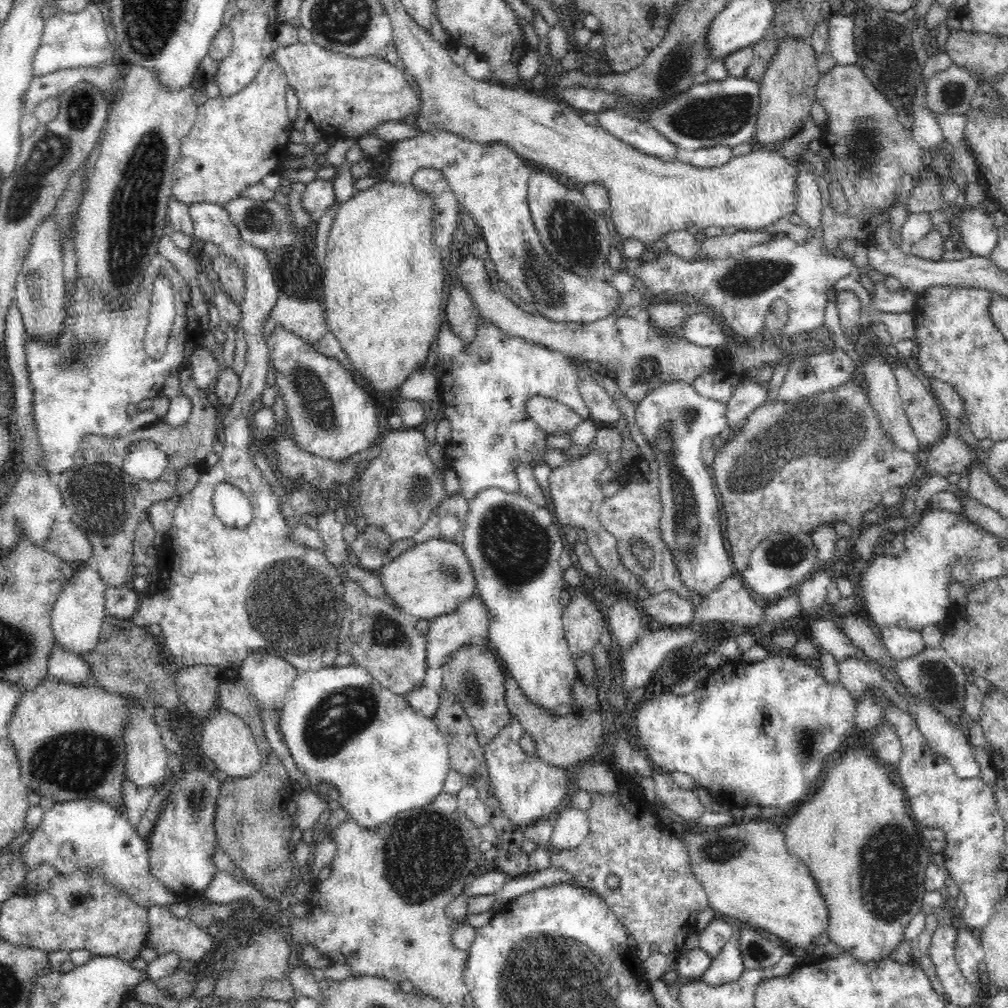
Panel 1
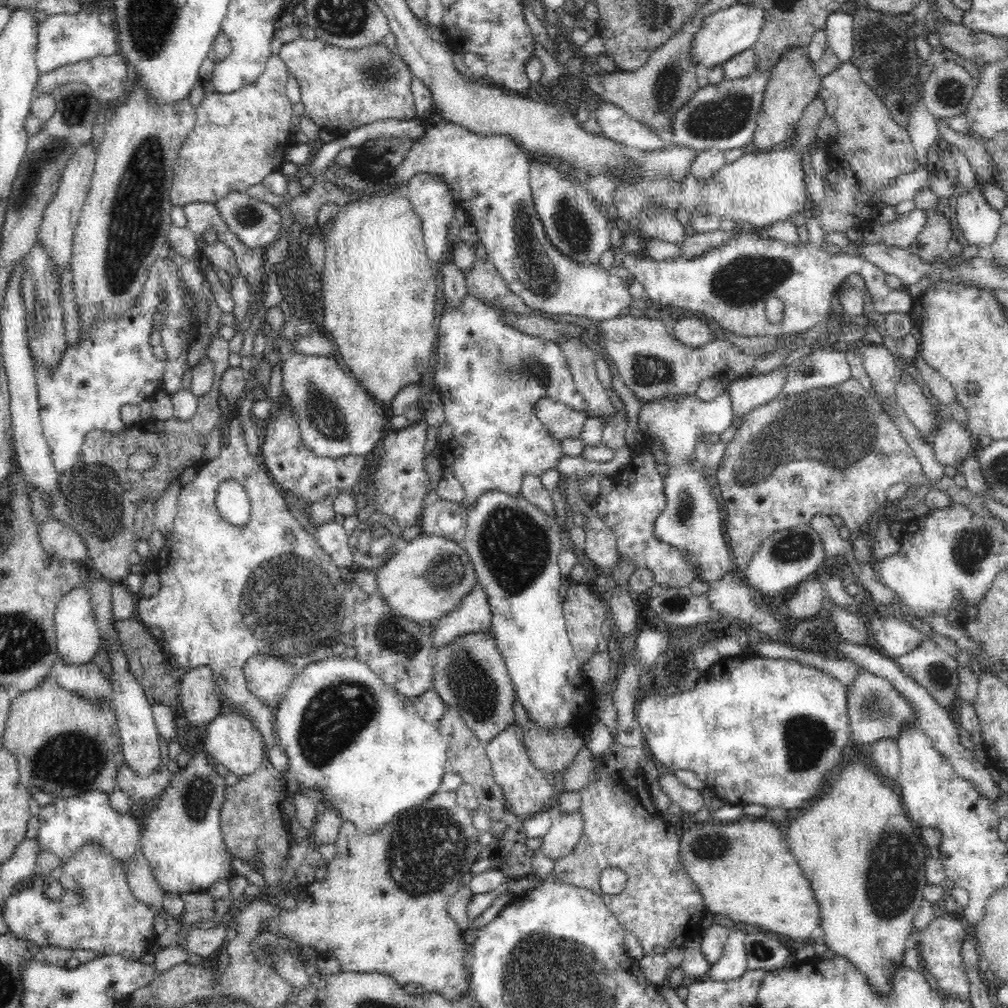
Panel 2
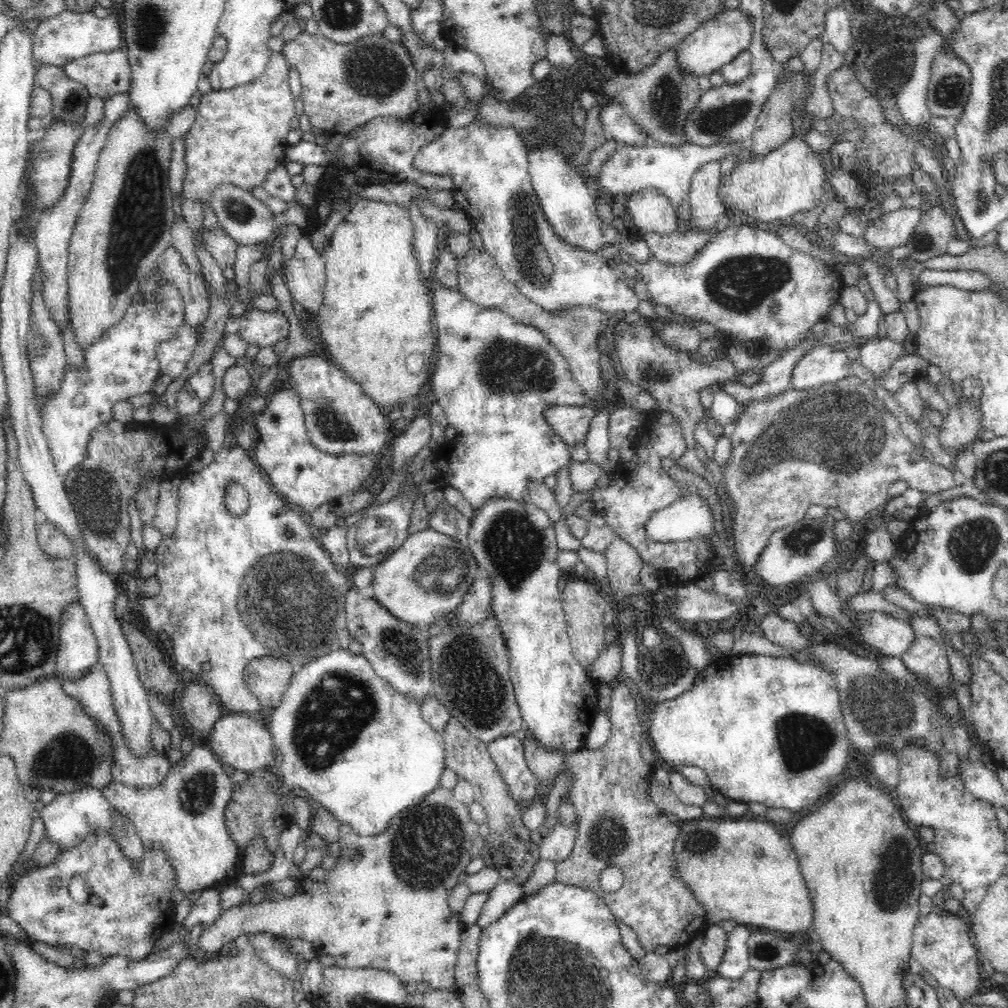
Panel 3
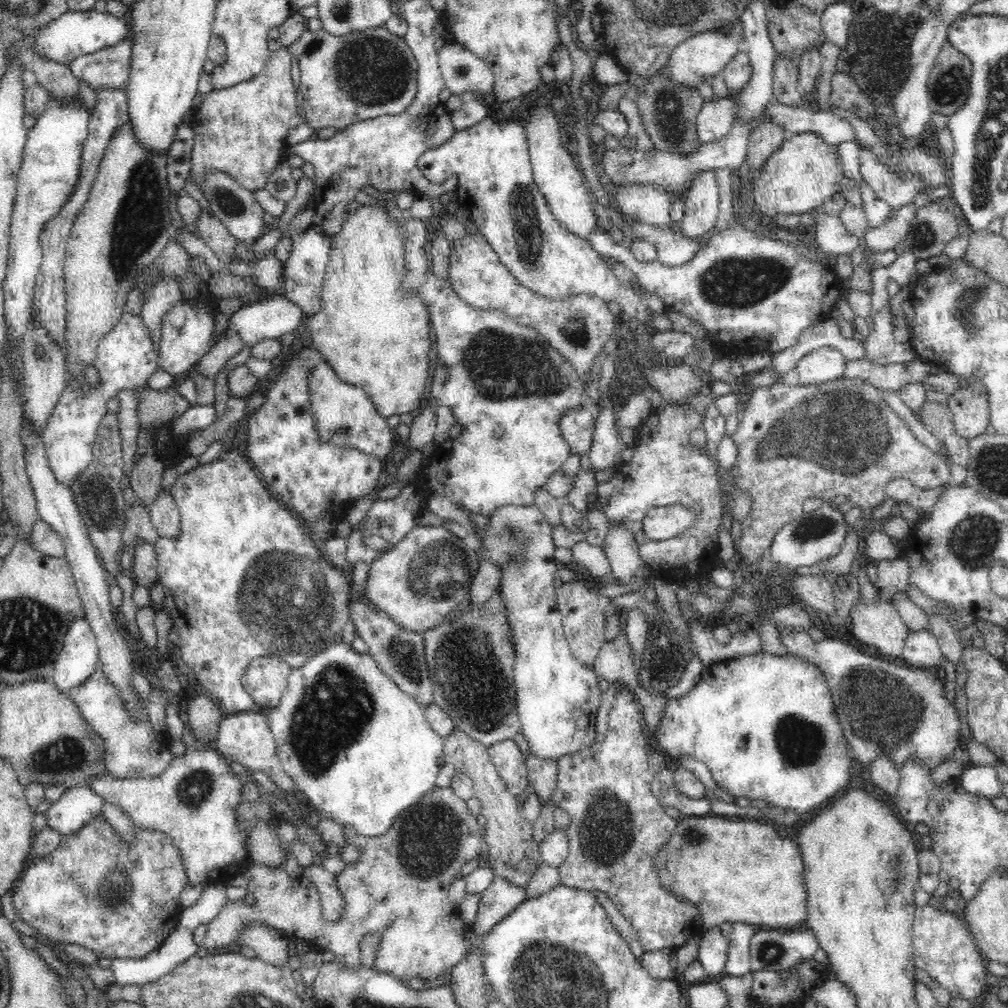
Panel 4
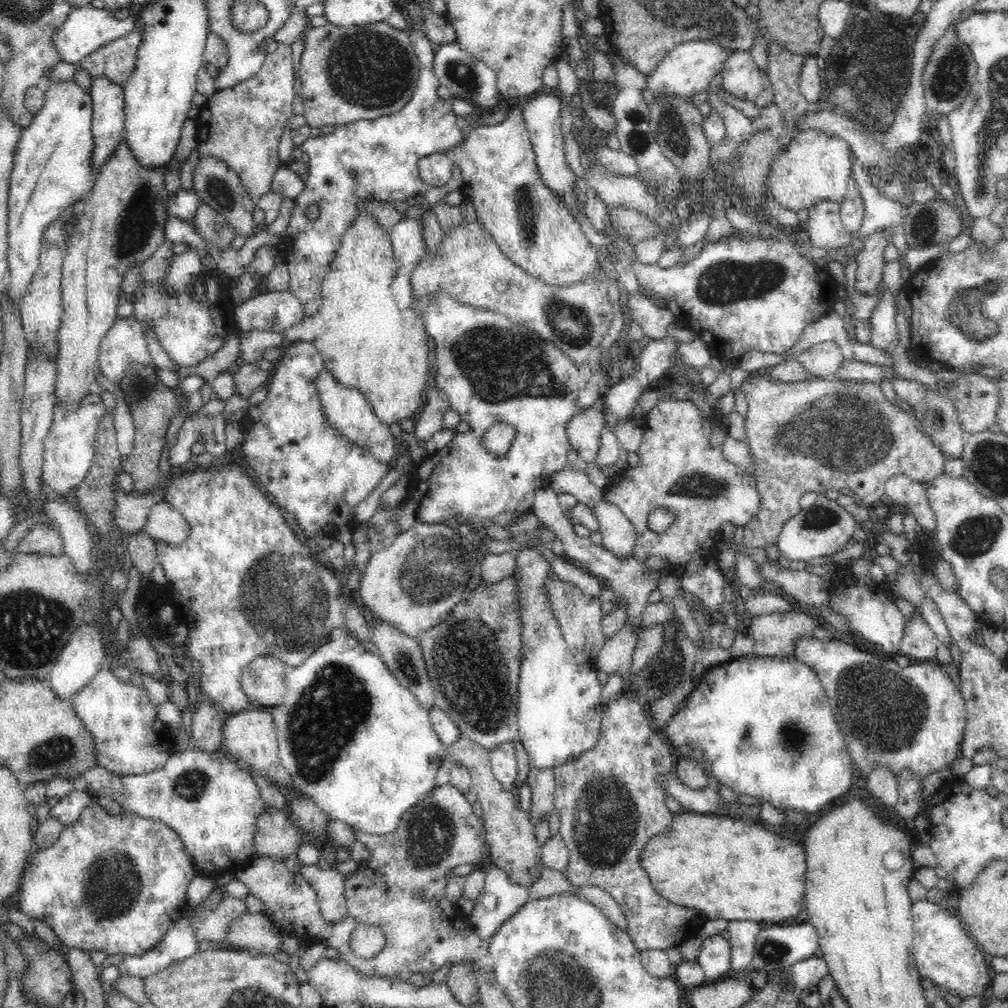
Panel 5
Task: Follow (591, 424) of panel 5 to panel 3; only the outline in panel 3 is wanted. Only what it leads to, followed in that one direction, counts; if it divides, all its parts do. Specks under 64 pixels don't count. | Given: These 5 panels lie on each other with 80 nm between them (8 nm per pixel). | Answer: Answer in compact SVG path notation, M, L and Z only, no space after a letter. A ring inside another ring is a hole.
M559 406L548 408L544 415L555 433L570 447L584 444L587 432L598 407Z

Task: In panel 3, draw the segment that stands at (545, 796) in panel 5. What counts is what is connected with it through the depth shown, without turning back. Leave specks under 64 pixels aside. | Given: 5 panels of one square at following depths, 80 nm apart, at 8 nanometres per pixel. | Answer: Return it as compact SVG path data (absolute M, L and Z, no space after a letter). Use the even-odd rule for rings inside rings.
M526 734L523 747L527 765L532 773L540 779L541 790L547 793L553 788L554 780L560 774L561 759L568 752L545 752L542 746L532 734Z

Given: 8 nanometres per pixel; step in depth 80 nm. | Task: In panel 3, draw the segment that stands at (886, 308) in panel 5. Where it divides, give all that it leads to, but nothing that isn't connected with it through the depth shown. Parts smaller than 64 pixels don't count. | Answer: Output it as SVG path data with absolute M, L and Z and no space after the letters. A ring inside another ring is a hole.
M884 336L866 339L860 342L861 348L858 360L874 377L884 376L888 368L898 360L902 354L894 350L895 342Z

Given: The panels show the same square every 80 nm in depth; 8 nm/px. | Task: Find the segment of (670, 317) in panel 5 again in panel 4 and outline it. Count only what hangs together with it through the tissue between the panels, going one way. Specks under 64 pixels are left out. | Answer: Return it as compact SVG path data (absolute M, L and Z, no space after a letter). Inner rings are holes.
M504 120L494 126L480 126L480 122L478 122L478 124L470 126L470 128L466 128L466 130L454 132L454 136L452 136L446 144L442 144L442 146L438 146L438 148L432 148L432 150L422 154L418 160L418 168L422 171L424 177L434 184L444 183L453 175L458 178L458 188L456 188L455 197L459 206L468 210L469 217L474 220L478 231L483 234L483 237L486 239L486 242L490 244L490 247L496 251L500 263L504 264L504 267L508 268L524 286L530 287L536 294L547 295L547 298L564 298L564 296L568 294L582 294L582 292L585 292L586 294L595 295L596 298L603 299L606 303L616 302L621 310L623 310L625 316L634 317L635 320L639 322L643 333L651 335L652 332L657 332L656 328L650 324L650 313L654 312L648 309L648 303L645 301L643 295L635 289L626 287L620 280L616 279L616 276L612 273L613 267L610 266L606 260L602 259L602 256L593 249L588 240L580 238L578 234L572 234L570 230L567 230L566 226L563 226L562 222L558 222L555 219L555 215L552 214L550 206L548 206L548 200L544 199L544 195L540 193L540 188L536 187L536 183L534 183L534 172L532 170L527 140L526 128L520 126L516 120L512 120L512 122Z

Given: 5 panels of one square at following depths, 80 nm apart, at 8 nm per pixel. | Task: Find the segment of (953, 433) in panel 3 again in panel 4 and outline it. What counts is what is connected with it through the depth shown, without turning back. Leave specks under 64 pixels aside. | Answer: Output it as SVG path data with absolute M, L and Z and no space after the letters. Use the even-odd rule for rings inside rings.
M985 379L960 380L958 390L948 398L956 434L970 440L985 432L989 424L988 388Z

